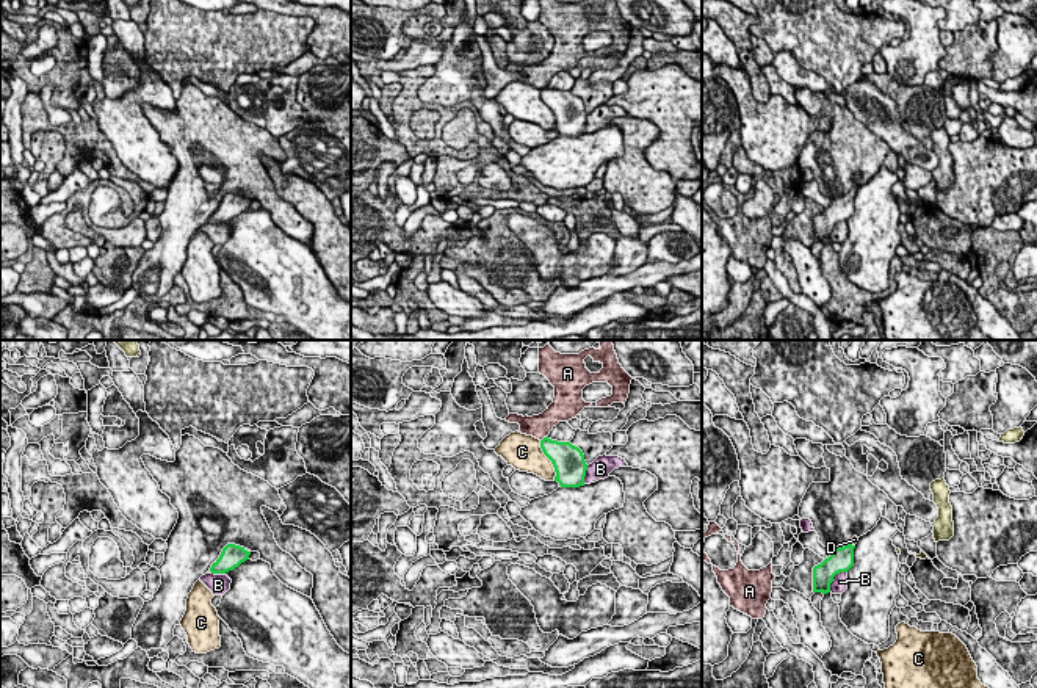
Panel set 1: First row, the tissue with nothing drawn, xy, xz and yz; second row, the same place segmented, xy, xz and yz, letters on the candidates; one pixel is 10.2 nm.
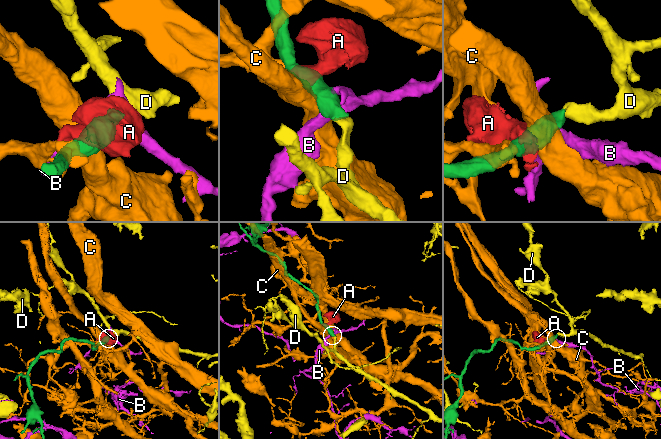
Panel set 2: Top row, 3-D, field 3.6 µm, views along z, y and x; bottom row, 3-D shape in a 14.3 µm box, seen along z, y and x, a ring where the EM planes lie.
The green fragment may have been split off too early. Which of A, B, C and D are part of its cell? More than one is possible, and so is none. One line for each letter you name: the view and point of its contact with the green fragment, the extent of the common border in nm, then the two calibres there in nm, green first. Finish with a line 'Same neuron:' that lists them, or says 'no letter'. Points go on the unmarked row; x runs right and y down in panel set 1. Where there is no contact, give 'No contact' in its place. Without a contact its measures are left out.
D: Touches green at xy (246, 199). Shared border 90 nm. Thickness 240 nm (green) against 30 nm
Same neuron: D

